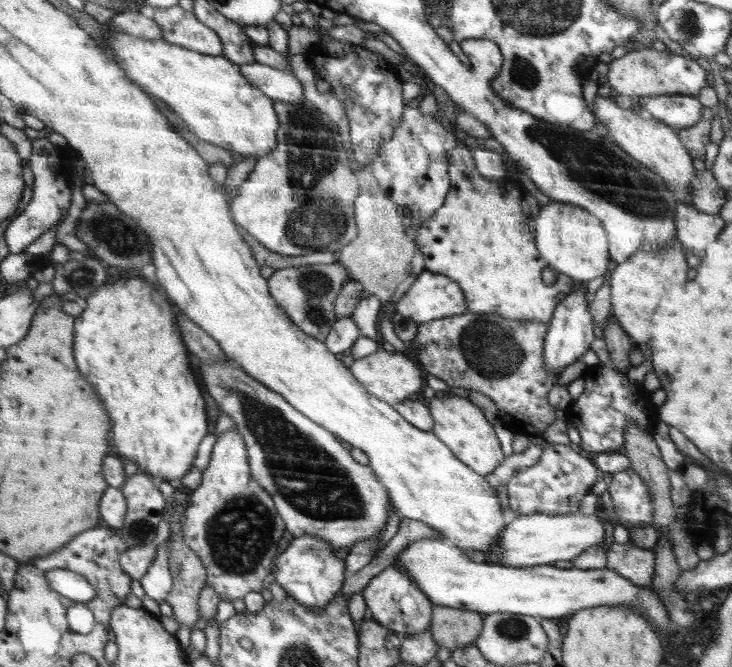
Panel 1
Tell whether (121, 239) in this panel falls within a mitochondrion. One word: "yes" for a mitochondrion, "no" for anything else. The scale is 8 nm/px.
yes

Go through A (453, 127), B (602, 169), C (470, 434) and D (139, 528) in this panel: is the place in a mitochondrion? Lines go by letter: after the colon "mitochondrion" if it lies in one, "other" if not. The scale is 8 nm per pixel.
A: other
B: mitochondrion
C: other
D: mitochondrion

